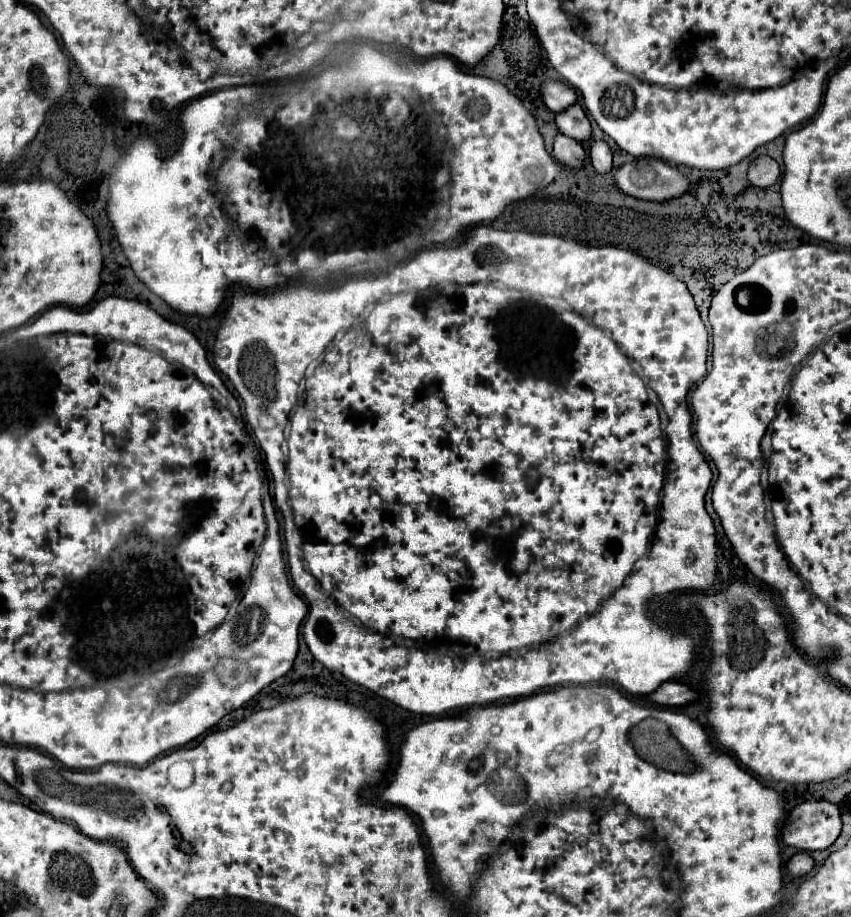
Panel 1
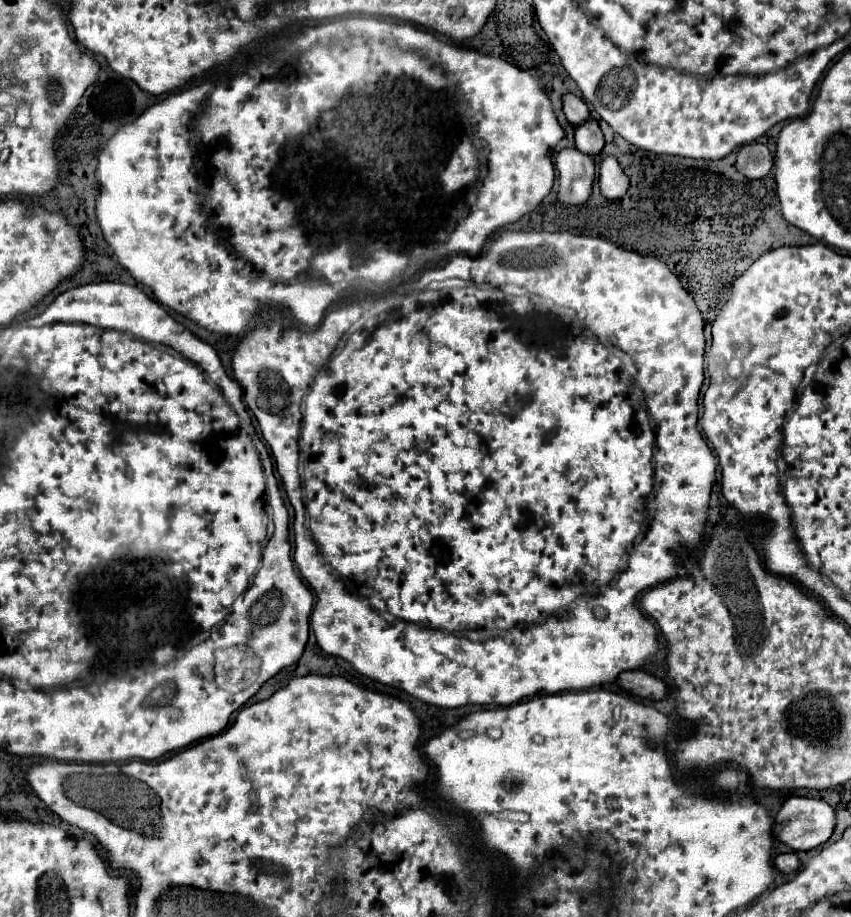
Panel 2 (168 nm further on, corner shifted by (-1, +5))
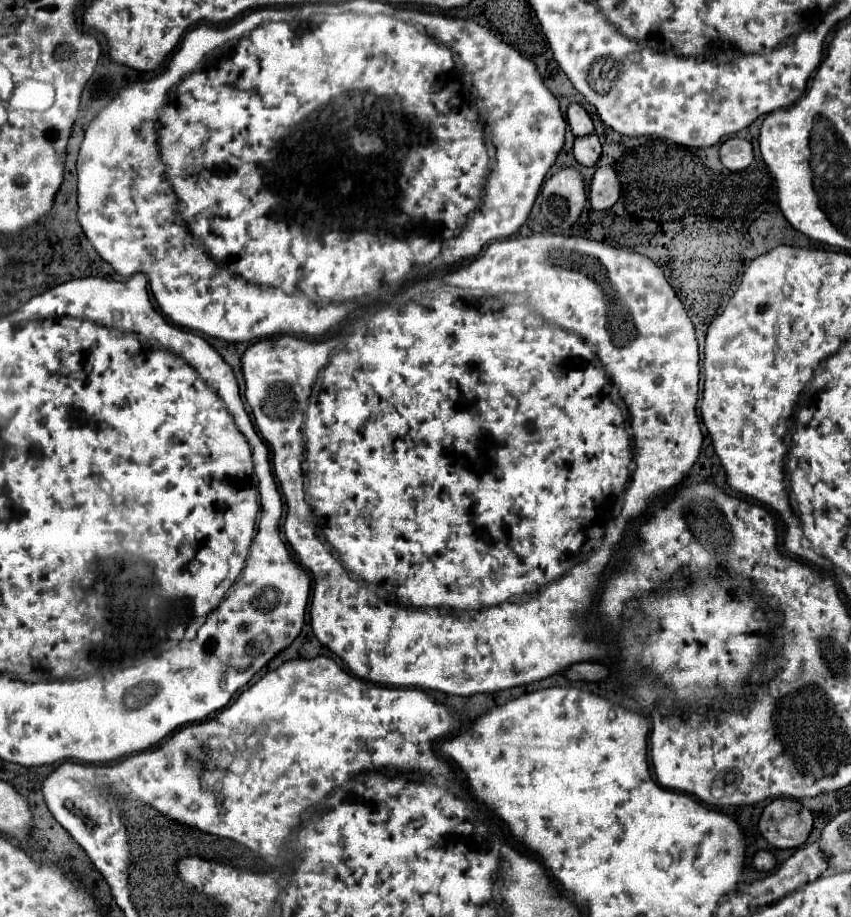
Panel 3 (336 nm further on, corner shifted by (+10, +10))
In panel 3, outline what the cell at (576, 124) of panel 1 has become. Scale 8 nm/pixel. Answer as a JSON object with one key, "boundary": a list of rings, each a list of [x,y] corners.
{"boundary":[[[596,135],[590,137],[578,137],[574,141],[574,157],[584,167],[594,167],[598,163],[598,157],[602,153],[602,145]]]}

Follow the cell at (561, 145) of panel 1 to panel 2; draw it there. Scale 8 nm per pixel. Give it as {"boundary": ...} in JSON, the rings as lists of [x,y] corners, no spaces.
{"boundary":[[[563,148],[555,158],[559,170],[559,200],[561,204],[583,204],[593,186],[595,164],[577,148]]]}

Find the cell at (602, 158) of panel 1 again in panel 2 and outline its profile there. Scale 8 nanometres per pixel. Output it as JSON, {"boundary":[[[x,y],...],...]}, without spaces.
{"boundary":[[[611,154],[601,158],[601,164],[599,164],[599,186],[601,186],[601,194],[605,198],[609,198],[609,200],[623,198],[623,194],[629,188],[629,178],[623,174],[619,162]]]}

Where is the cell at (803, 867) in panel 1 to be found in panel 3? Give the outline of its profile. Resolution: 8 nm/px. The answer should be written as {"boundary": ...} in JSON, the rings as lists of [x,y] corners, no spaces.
{"boundary":[[[758,851],[752,857],[752,865],[758,871],[772,871],[776,867],[776,859],[774,859],[774,855],[770,851]]]}

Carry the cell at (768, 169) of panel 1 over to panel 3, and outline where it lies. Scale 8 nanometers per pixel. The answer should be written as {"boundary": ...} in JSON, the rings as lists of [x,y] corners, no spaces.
{"boundary":[[[726,139],[720,145],[720,161],[726,169],[730,171],[742,171],[752,163],[754,155],[752,155],[752,143],[746,139]]]}

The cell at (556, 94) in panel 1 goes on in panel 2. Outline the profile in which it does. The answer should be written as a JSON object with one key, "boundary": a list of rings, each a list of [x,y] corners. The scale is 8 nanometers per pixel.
{"boundary":[[[565,92],[565,94],[563,94],[563,112],[565,112],[567,120],[569,120],[573,126],[575,126],[575,124],[581,124],[583,120],[589,118],[589,108],[587,108],[587,104],[585,104],[579,96],[575,96],[573,92]]]}

